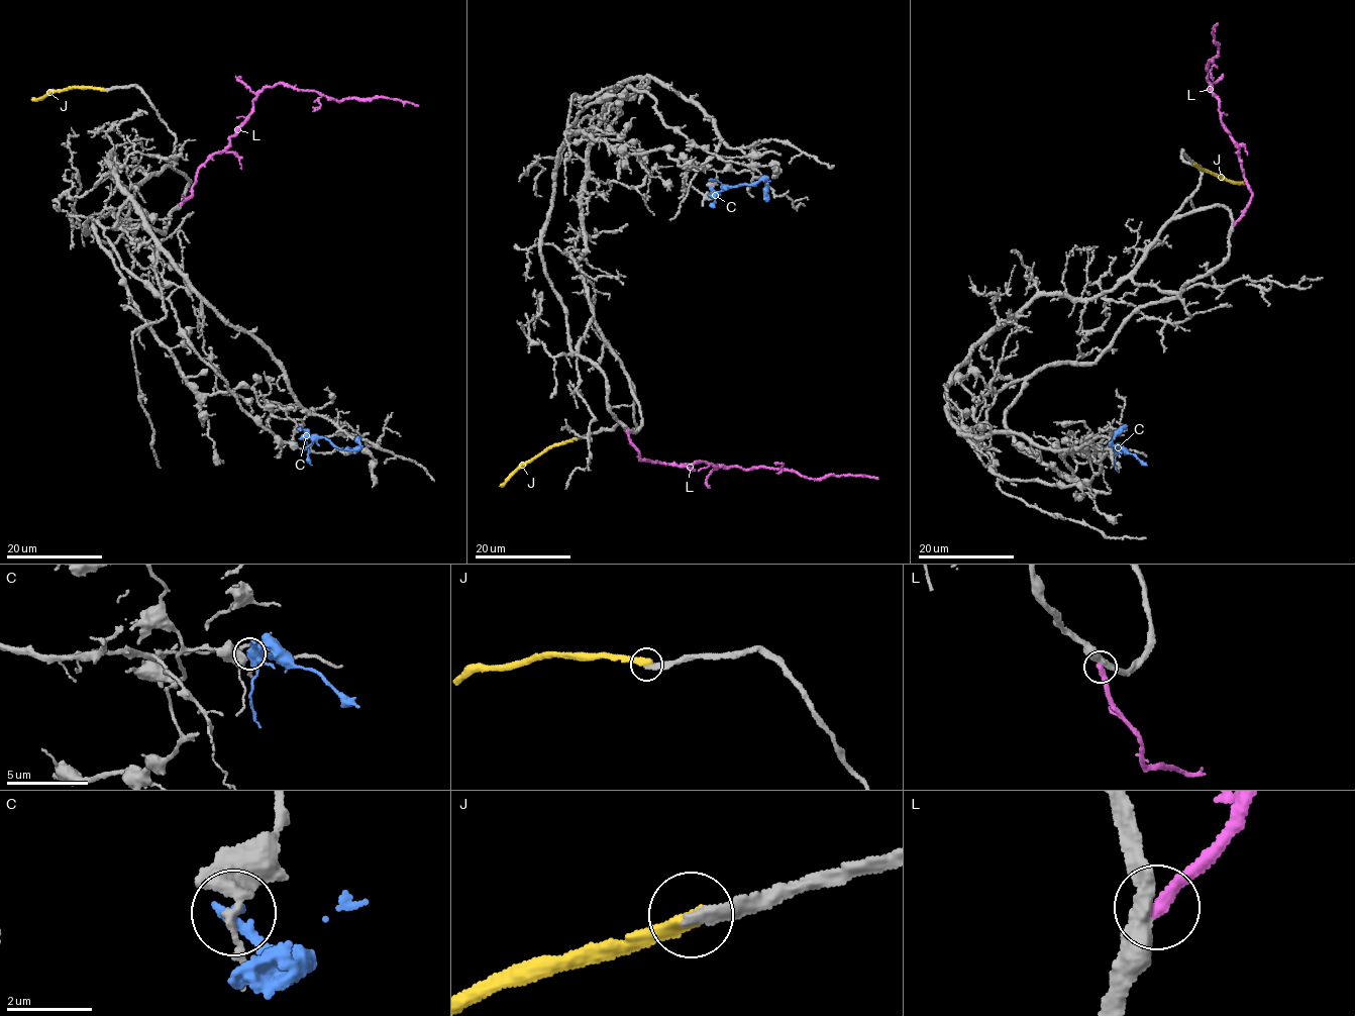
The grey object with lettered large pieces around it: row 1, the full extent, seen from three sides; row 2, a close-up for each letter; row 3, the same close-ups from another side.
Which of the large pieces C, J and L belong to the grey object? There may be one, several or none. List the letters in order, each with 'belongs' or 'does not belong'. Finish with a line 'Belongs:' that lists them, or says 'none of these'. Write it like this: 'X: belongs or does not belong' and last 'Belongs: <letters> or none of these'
C: does not belong
J: does not belong
L: does not belong
Belongs: none of these

